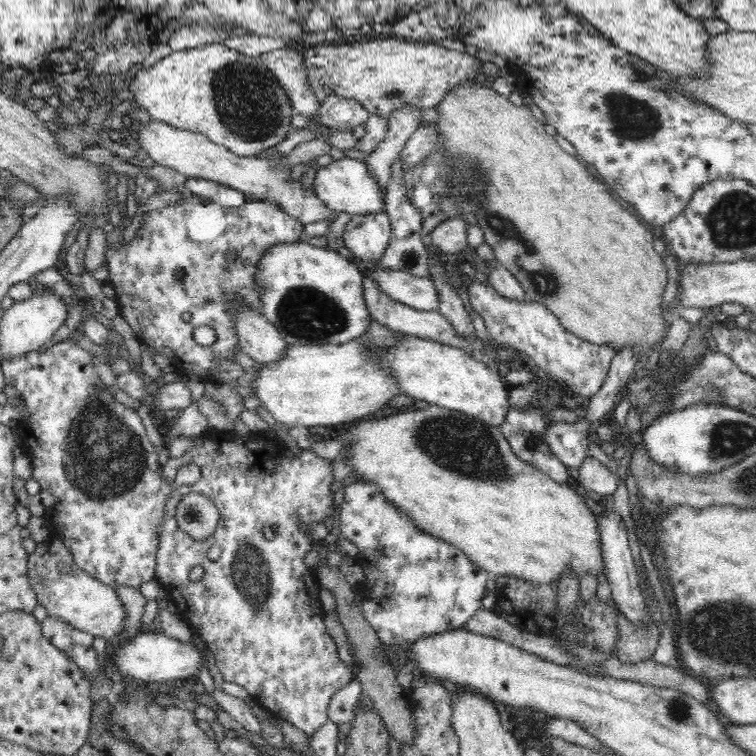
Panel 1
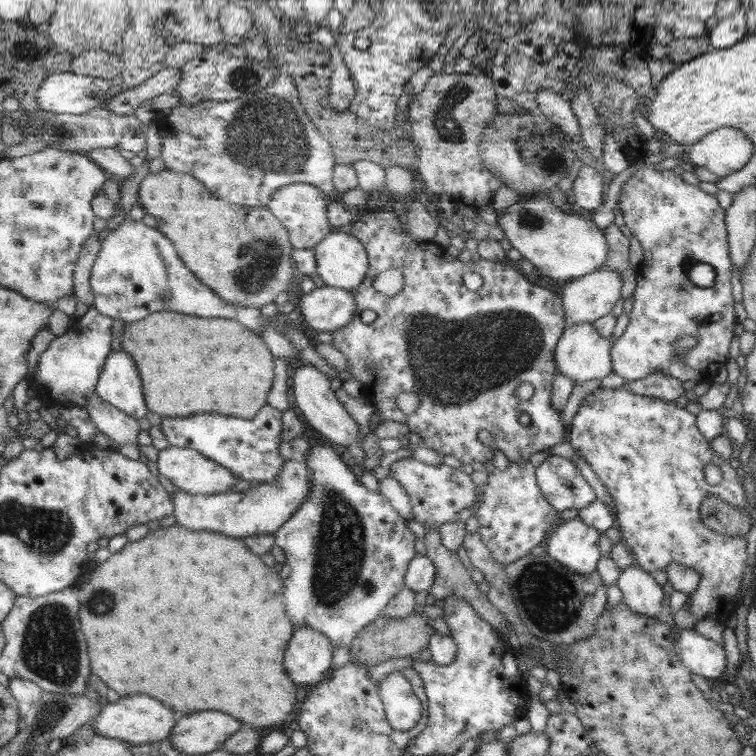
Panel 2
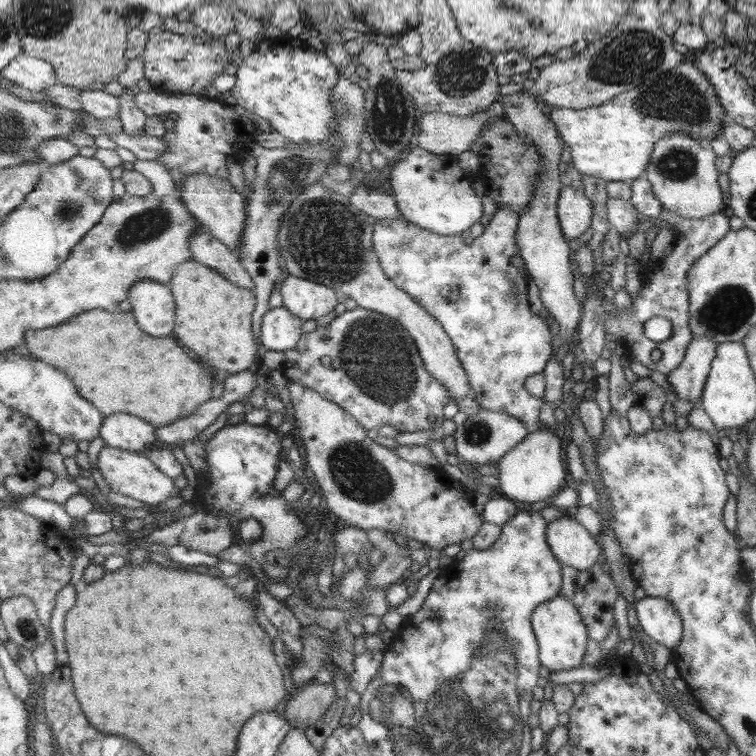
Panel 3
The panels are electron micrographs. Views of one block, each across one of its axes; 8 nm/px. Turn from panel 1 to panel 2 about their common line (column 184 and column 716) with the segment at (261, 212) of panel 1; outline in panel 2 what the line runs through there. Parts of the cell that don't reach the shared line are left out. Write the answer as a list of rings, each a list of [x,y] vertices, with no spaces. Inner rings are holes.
[[[642,164],[642,166],[638,167],[638,170],[634,171],[627,181],[625,181],[621,186],[620,193],[618,194],[616,212],[618,214],[618,222],[624,223],[624,225],[630,230],[633,238],[639,242],[643,250],[643,260],[640,262],[640,266],[636,269],[635,282],[637,283],[635,283],[635,288],[632,292],[633,301],[628,315],[628,324],[623,330],[621,336],[617,339],[611,340],[610,359],[613,374],[629,382],[633,382],[633,380],[641,380],[641,378],[647,378],[647,374],[653,374],[653,372],[667,374],[667,376],[671,376],[672,378],[675,378],[675,380],[679,380],[681,383],[688,380],[693,380],[696,383],[712,381],[719,368],[722,365],[725,365],[728,360],[727,350],[729,350],[729,342],[731,342],[733,325],[737,322],[735,313],[733,313],[734,301],[731,298],[731,285],[729,283],[732,264],[728,255],[728,236],[725,228],[724,210],[717,205],[714,195],[701,191],[697,185],[685,183],[681,179],[681,176],[675,176],[671,170],[657,171],[655,169],[655,164],[650,164],[650,166]],[[695,263],[709,264],[709,266],[713,268],[715,271],[715,278],[713,279],[713,284],[711,284],[711,286],[701,288],[700,286],[691,284],[691,281],[687,278],[687,270],[690,265],[694,265]],[[688,334],[694,334],[698,338],[697,342],[695,343],[695,346],[688,348],[686,353],[680,355],[679,353],[676,353],[674,344],[678,338],[687,336]]]

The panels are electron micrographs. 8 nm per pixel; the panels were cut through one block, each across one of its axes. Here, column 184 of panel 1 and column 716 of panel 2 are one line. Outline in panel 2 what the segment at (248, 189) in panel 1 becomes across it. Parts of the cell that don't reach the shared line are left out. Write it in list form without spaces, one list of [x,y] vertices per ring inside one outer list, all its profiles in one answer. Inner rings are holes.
[[[725,126],[689,145],[684,158],[687,164],[691,162],[695,168],[703,167],[709,173],[725,177],[741,170],[754,148],[744,132]]]

